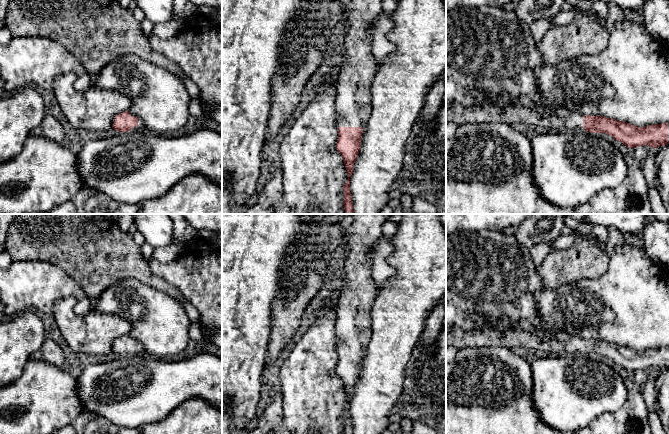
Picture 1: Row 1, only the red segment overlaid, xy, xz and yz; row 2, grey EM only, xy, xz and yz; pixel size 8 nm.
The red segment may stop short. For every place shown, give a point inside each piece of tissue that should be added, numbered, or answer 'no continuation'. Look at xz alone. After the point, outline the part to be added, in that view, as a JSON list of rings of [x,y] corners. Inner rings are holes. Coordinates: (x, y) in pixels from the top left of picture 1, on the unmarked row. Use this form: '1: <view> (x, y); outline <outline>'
1: xz (353, 324); outline [[[352,214],[354,221],[346,229],[345,243],[347,255],[343,259],[343,270],[346,275],[346,287],[340,292],[336,309],[335,332],[337,351],[362,351],[365,353],[371,338],[370,311],[377,294],[377,288],[371,277],[369,254],[378,239],[382,236],[381,227],[387,220],[387,214]]]

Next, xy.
1: xy (140, 350); outline [[[138,342],[138,349],[136,351],[133,351],[128,356],[134,356],[134,355],[140,355],[140,354],[144,354],[144,347],[140,342]]]

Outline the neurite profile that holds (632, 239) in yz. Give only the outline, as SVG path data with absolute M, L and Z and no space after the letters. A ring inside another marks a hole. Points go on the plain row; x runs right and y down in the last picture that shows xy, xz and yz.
M624 233L623 244L628 244L645 250L642 234Z

